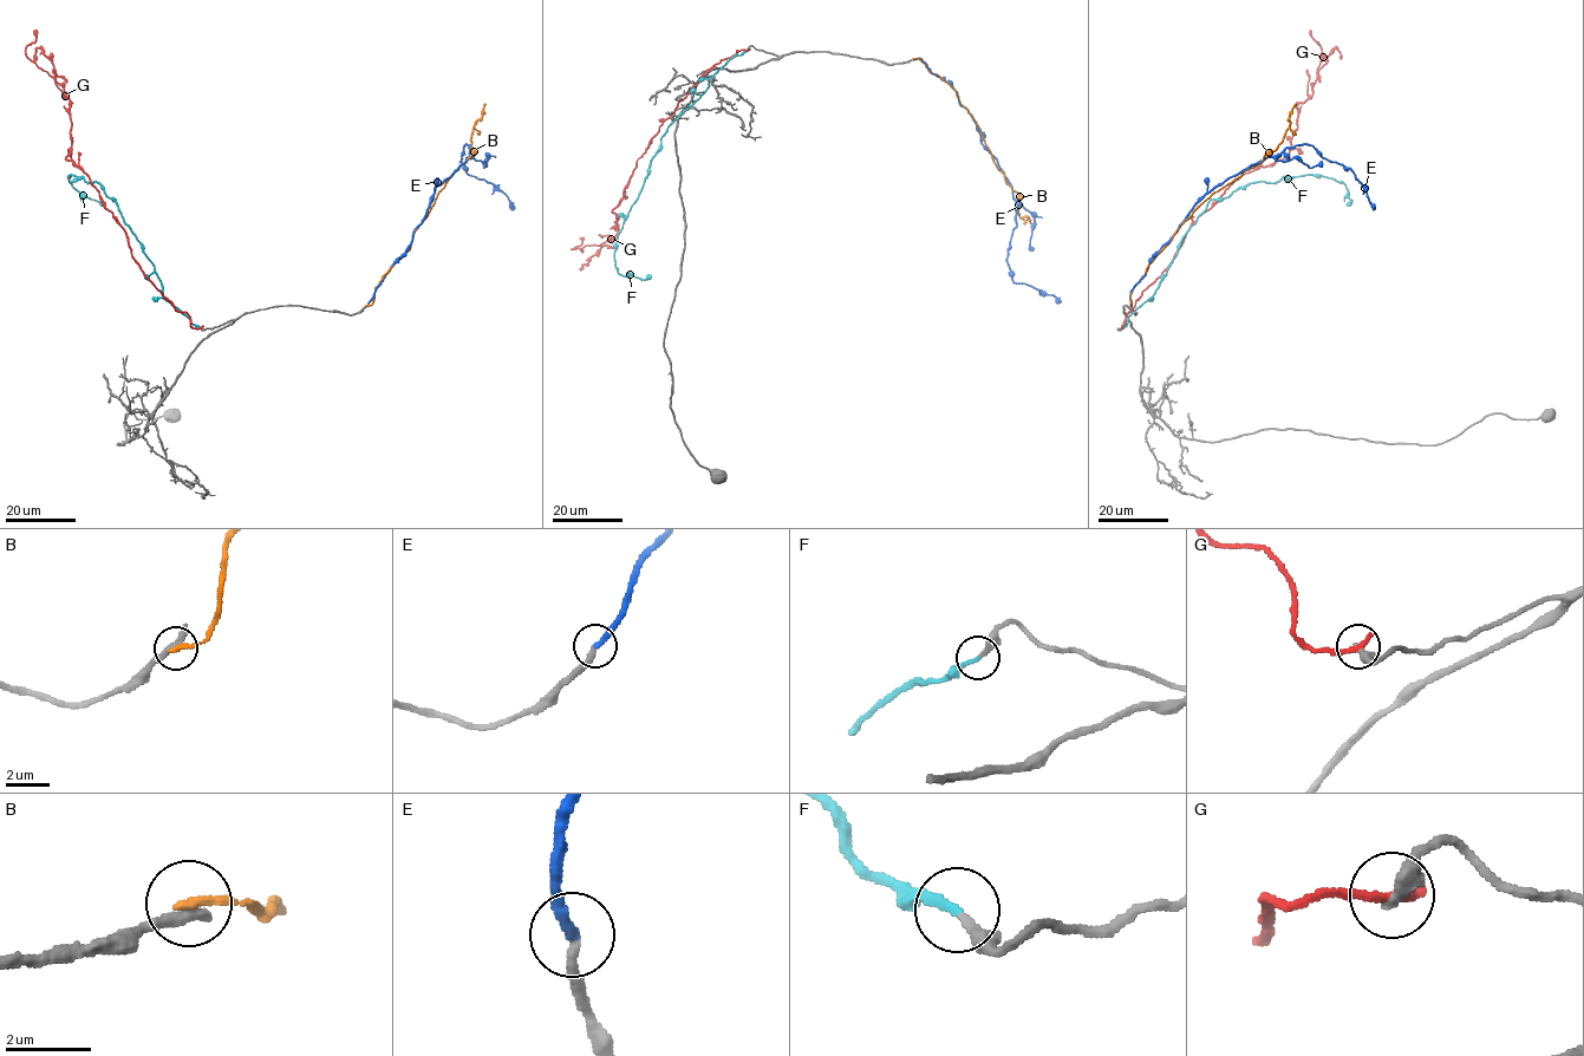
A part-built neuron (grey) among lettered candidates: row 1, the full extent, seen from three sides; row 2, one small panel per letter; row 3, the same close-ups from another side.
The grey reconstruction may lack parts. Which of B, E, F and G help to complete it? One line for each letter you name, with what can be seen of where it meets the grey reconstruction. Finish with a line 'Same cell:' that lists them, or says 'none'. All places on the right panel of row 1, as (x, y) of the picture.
E: contact (1131, 301)
F: contact (1123, 327)
Same cell: E, F

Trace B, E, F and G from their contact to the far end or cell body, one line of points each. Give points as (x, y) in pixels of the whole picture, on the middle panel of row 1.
B: (913, 58), (919, 58), (956, 91), (980, 130), (993, 162), (1018, 194), (1019, 216), (1028, 217), (1032, 223)
E: (916, 59), (920, 58), (958, 96), (1012, 189), (1016, 227), (1008, 251), (1010, 276), (1058, 302)
F: (747, 51), (735, 54), (709, 79), (698, 98), (669, 125), (618, 235), (614, 259), (619, 274), (651, 276)
G: (747, 50), (704, 72), (659, 126), (612, 210), (618, 233), (612, 241), (572, 249), (581, 238)

